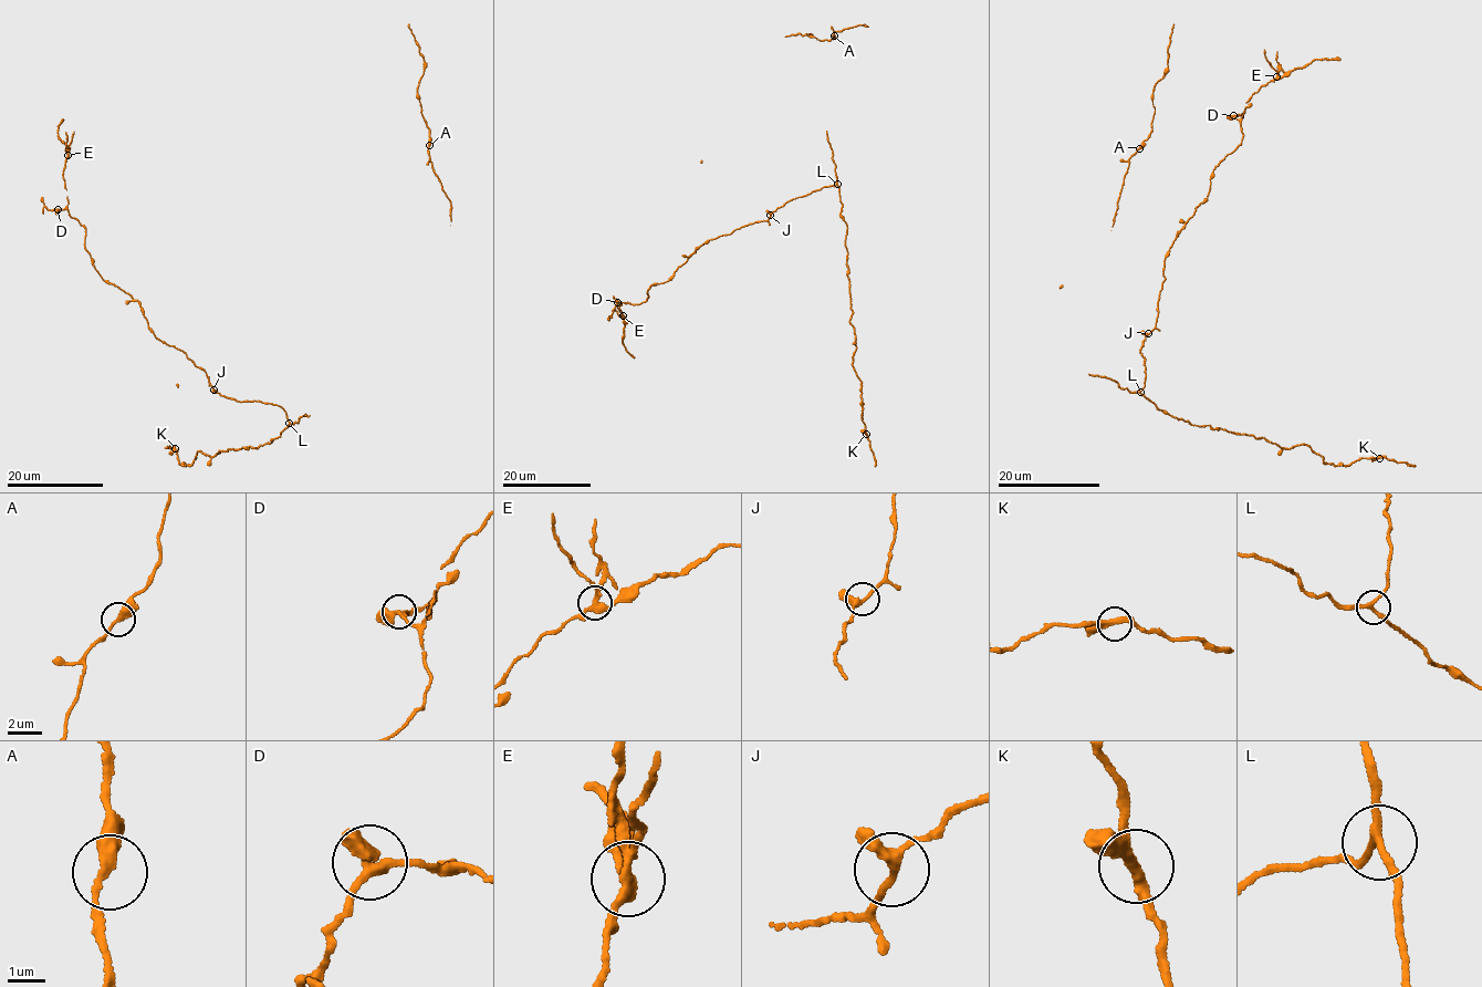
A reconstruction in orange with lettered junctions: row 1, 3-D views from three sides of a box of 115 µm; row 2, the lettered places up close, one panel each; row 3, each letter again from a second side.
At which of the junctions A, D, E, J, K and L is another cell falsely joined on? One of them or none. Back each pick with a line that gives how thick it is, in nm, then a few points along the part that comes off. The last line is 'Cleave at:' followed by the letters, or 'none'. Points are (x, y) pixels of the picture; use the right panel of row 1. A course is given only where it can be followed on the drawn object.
E: calibre 260 nm; course (1276, 76), (1264, 49)
Cleave at: E

